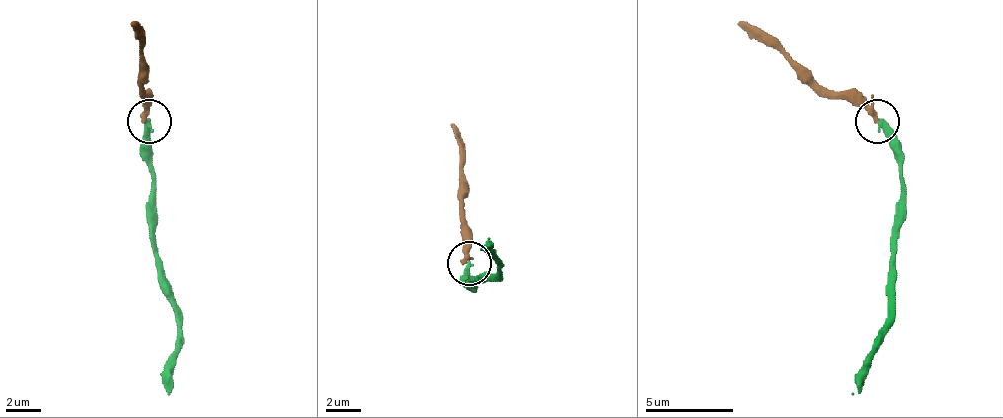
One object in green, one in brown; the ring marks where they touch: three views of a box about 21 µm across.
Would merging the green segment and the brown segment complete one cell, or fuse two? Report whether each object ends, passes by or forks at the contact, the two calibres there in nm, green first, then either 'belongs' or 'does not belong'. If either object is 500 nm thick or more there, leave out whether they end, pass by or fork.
green ends; brown passes by; calibres 340 and 220 nm; belongs

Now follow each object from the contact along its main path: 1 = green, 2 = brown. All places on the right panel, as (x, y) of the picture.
1: (878, 122), (900, 166), (900, 236), (882, 342), (860, 395), (851, 395)
2: (878, 122), (834, 100), (737, 25)

